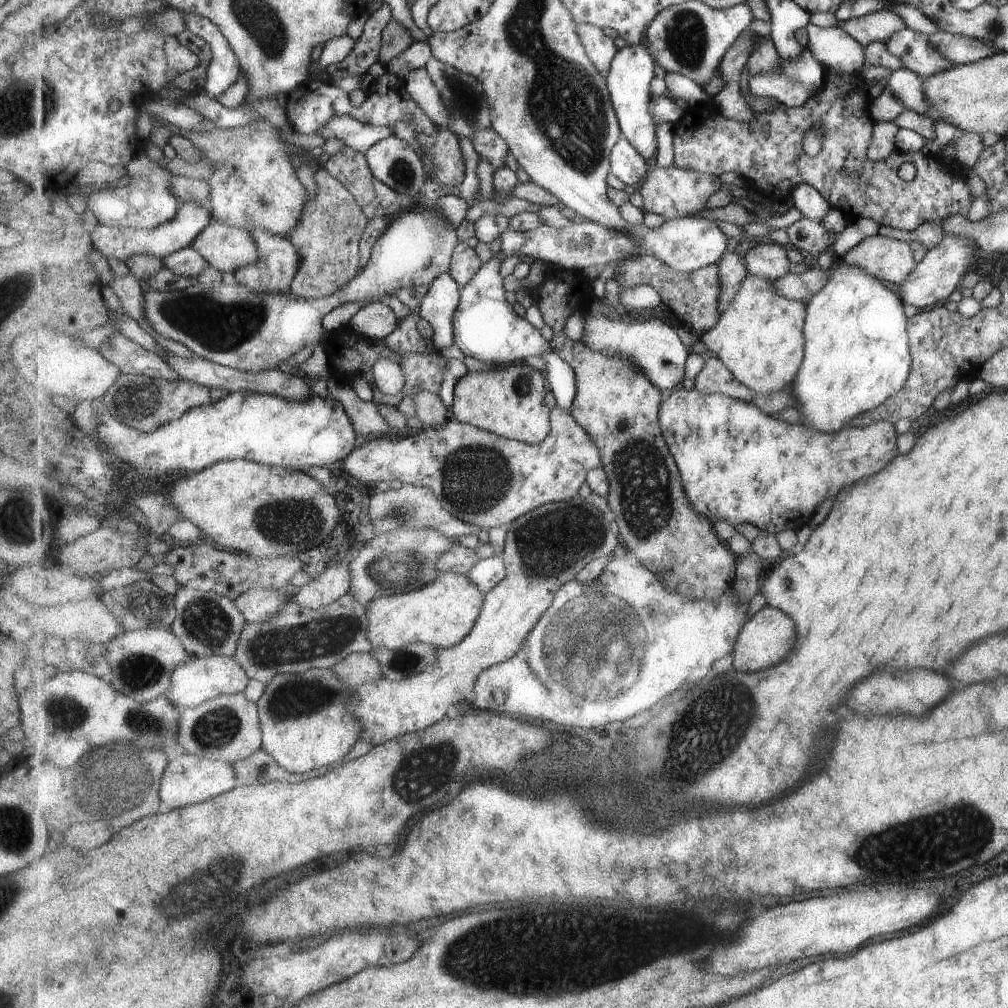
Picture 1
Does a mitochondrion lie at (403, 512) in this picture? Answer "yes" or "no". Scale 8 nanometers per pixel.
yes

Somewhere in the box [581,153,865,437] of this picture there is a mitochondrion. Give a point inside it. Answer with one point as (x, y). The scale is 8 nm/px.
(625, 374)

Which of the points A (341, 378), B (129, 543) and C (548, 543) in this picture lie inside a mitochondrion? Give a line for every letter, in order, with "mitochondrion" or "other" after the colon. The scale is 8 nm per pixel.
A: other
B: other
C: mitochondrion

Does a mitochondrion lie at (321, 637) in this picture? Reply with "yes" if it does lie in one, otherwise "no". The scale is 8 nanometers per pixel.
yes

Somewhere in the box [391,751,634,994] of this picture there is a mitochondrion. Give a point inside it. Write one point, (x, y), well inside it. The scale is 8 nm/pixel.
(450, 964)

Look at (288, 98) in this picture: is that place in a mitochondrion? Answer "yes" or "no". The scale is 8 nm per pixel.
no

